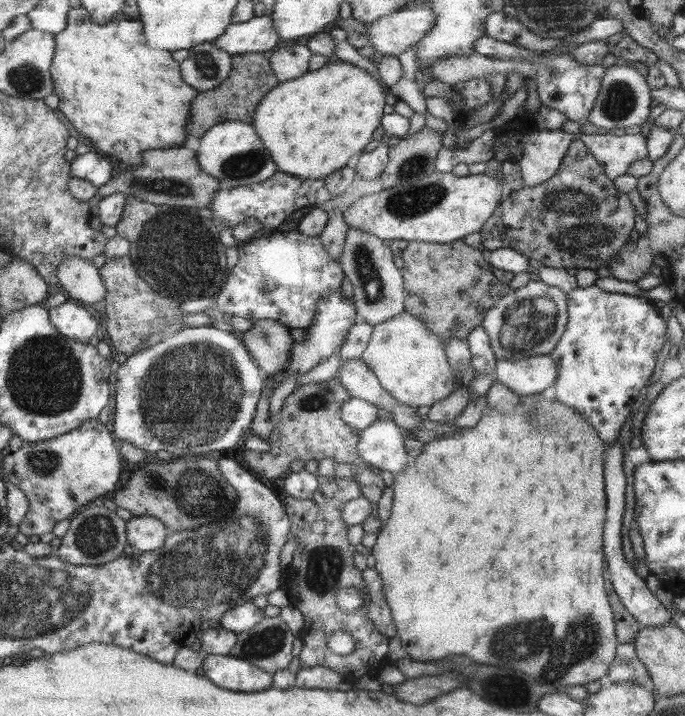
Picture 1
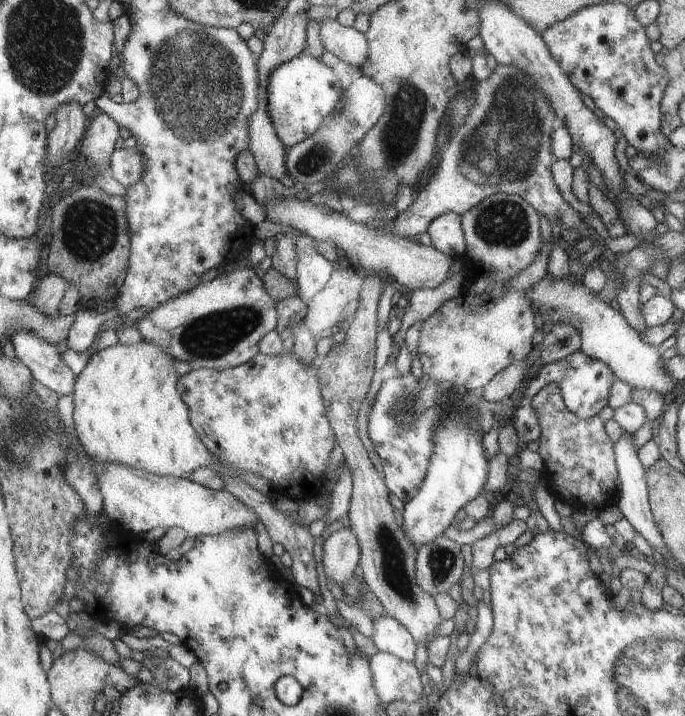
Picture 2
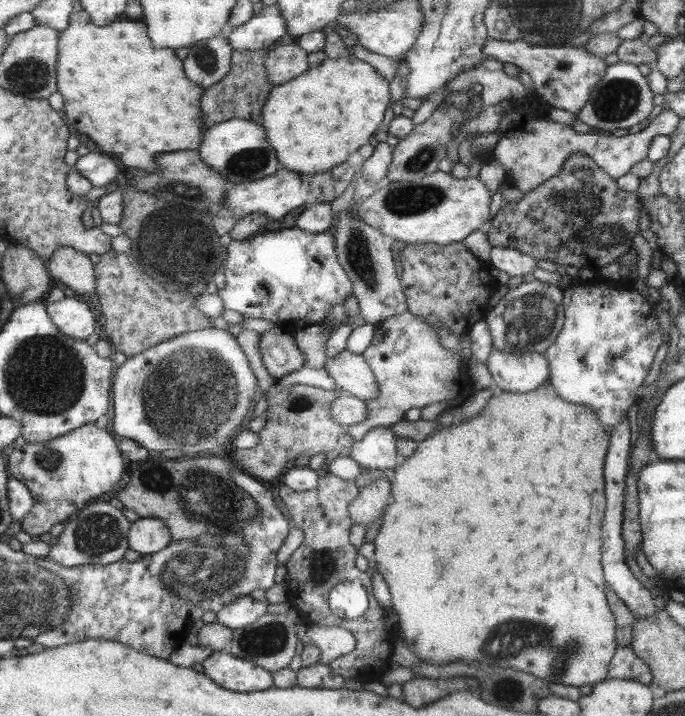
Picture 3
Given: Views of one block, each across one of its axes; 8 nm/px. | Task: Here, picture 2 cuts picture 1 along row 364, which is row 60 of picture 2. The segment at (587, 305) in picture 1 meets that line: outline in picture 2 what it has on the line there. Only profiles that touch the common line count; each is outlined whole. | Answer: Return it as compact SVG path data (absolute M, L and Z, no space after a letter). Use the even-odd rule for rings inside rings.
M597 4L597 6L589 6L589 8L585 8L585 10L579 10L577 14L573 14L573 16L569 16L567 20L561 20L561 22L557 22L557 24L553 24L551 28L547 28L543 34L543 40L545 40L545 44L549 46L549 52L551 52L551 56L559 62L559 66L561 66L561 70L569 76L569 80L573 82L573 86L581 92L581 94L587 94L593 102L595 102L595 108L599 108L605 116L609 116L617 126L619 126L619 130L621 130L621 134L625 136L625 140L627 140L627 144L631 144L635 150L637 150L637 154L643 154L645 158L649 158L649 160L655 160L655 158L659 158L659 156L663 156L665 154L665 148L669 146L669 138L665 138L663 134L661 134L661 114L659 114L659 100L661 100L661 92L663 92L663 88L665 88L665 84L667 84L667 72L663 70L663 66L657 66L655 64L655 60L653 60L653 52L651 52L651 48L649 48L649 40L647 40L647 36L645 36L645 32L643 32L643 24L637 20L637 16L635 16L635 12L629 8L629 6L625 6L625 4Z

